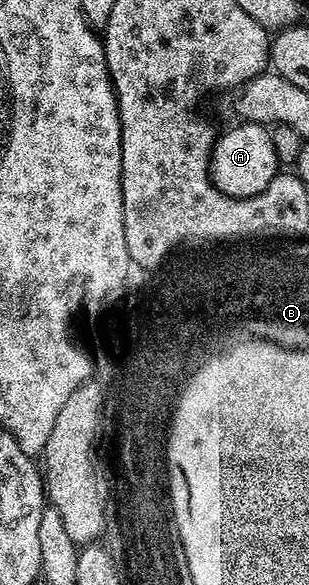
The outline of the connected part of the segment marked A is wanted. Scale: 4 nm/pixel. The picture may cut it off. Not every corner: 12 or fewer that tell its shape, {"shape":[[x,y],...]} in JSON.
{"shape":[[266,125],[215,139],[211,181],[230,198],[260,194],[280,173]]}

